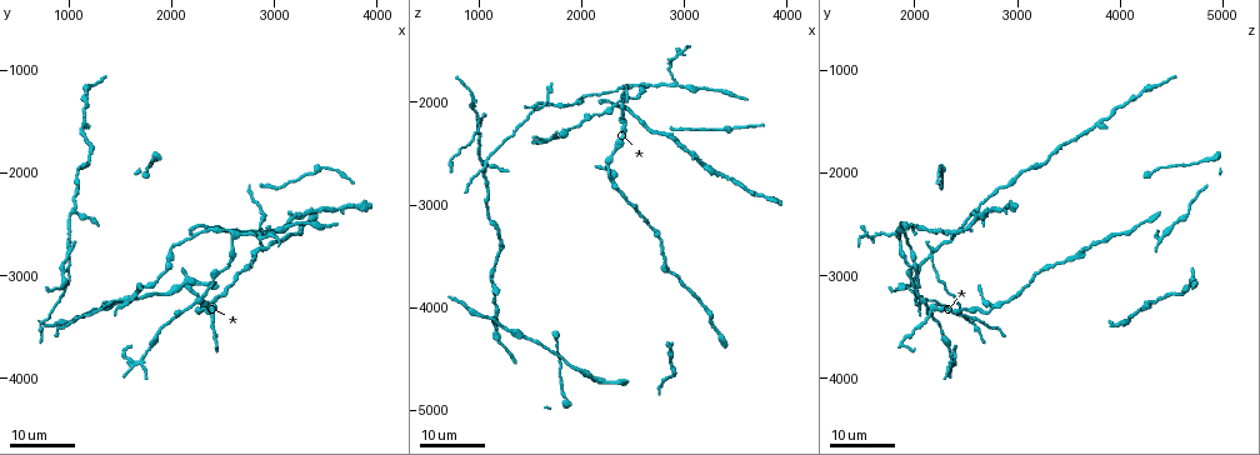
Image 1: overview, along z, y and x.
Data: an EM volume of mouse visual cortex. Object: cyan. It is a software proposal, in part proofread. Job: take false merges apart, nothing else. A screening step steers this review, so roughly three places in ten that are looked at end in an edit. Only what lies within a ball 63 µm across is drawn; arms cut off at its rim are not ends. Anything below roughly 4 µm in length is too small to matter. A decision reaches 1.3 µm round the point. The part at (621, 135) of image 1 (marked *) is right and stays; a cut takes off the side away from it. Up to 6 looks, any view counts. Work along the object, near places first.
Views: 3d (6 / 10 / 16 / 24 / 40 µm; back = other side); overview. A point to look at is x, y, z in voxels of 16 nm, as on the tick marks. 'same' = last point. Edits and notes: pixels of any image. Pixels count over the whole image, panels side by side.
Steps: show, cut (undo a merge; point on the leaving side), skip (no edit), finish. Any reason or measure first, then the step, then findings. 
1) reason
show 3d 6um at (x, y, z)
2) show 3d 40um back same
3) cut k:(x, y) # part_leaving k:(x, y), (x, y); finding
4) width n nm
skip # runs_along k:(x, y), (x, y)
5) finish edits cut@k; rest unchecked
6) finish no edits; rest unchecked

sudden change in width
show 3d 24um at (2120, 3340, 2120)

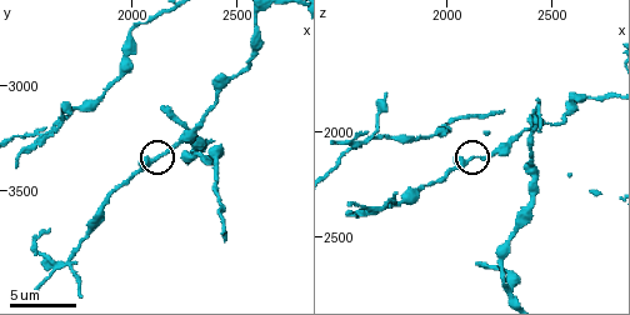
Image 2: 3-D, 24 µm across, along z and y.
zoom in
show 3d 6um at (2110, 3350, 2130)

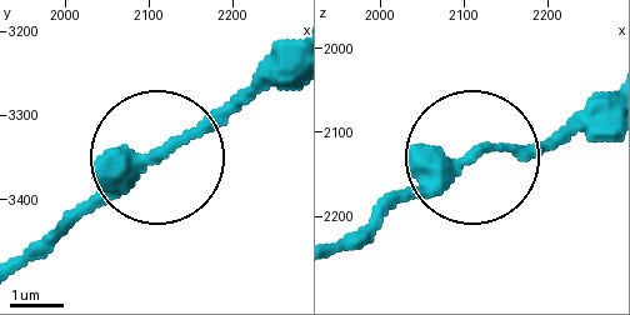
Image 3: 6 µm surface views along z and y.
skip # all the same neuron

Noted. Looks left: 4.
sudden change in width
show 3d 24um at (2000, 2780, 2000)

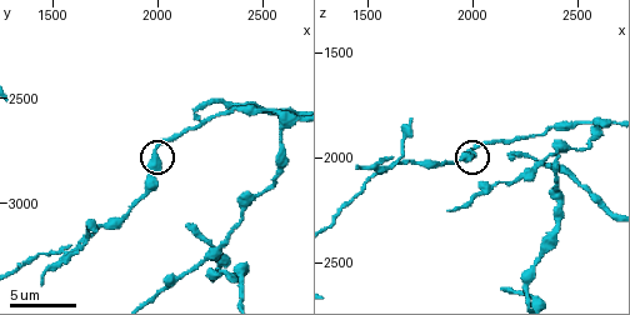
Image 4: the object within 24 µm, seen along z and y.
show 3d 6um same

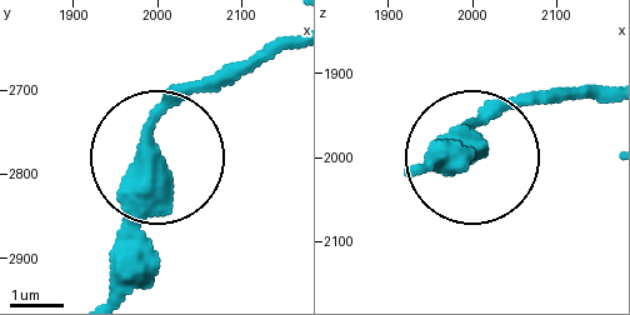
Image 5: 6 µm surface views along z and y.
width 380 nm
cut 5:(164, 185) # part_leaving 5:(154, 113), (123, 283); two neurons meet here

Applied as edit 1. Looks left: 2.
finish edits cut@5; rest unchecked

